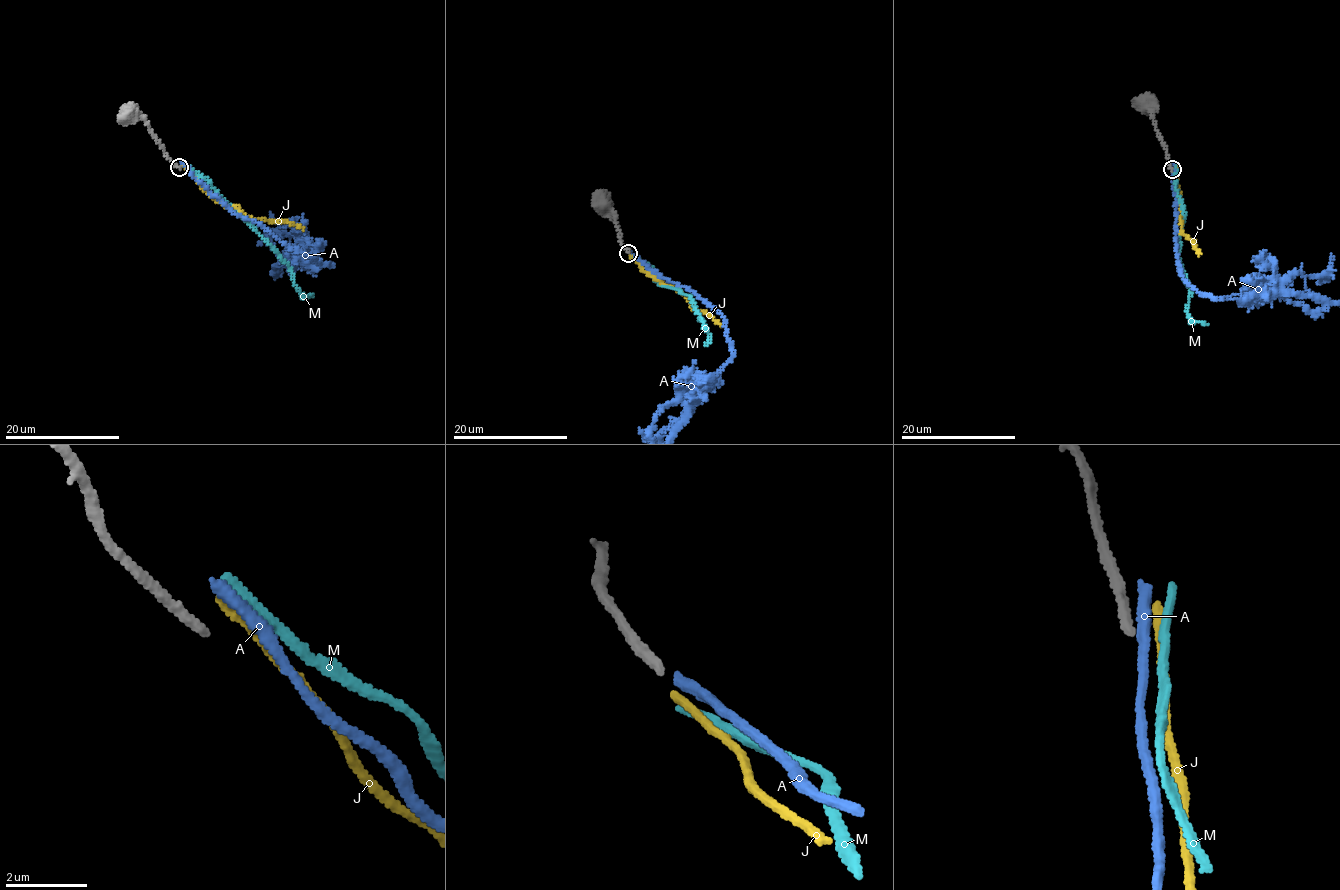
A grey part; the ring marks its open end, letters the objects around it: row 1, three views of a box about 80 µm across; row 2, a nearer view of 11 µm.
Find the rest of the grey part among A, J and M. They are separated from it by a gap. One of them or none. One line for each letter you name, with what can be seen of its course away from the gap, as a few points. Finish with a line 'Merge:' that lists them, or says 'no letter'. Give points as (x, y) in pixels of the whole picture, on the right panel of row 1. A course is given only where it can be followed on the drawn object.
Merge: no letter

